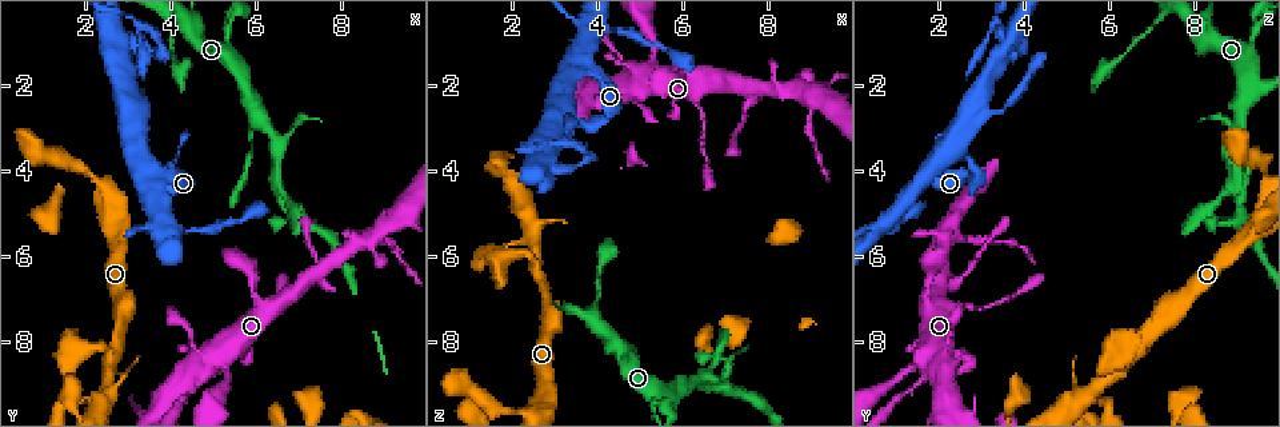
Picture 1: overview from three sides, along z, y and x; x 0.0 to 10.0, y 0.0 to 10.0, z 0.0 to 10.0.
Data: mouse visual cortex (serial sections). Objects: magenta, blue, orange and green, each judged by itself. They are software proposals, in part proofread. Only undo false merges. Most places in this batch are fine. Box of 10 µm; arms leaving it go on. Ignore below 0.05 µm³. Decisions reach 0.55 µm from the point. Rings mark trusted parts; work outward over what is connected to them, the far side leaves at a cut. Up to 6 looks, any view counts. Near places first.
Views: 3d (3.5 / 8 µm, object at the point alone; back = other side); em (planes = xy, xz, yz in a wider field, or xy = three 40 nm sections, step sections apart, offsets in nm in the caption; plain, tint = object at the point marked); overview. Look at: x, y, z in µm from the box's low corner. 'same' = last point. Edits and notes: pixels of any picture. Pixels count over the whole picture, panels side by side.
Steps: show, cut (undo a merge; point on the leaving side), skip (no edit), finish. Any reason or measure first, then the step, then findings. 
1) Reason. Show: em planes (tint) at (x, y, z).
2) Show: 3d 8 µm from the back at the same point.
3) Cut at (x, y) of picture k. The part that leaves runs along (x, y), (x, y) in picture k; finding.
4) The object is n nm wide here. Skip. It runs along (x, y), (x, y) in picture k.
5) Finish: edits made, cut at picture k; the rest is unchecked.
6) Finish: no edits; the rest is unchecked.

Arms part here. Show: 3d 3.5 µm at (6.55, 3.95, 9.00).

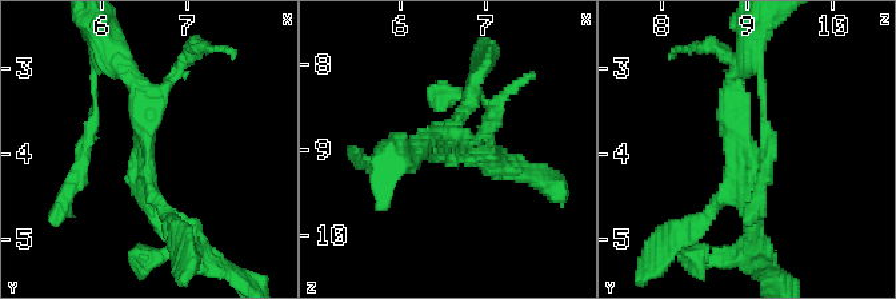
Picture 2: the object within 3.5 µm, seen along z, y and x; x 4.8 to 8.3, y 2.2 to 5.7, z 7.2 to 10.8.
Need the tissue. Show: em planes (tint) at (6.50, 4.00, 8.95).

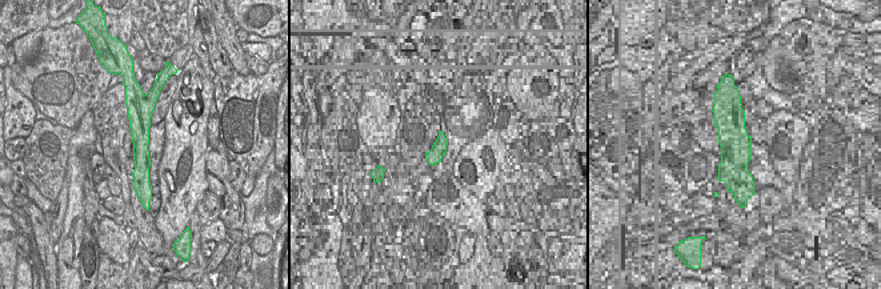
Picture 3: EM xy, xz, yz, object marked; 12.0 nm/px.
The arms are 150, 200, 250 nm wide. Skip. All the same cell.

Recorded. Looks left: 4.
Sharp bend. Show: 3d 3.5 µm at (3.75, 1.20, 3.65).

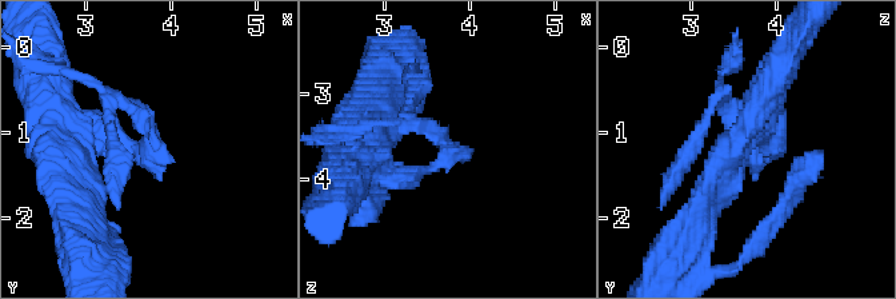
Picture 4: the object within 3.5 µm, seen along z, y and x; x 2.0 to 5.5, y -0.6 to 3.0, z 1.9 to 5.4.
The arms are 150, 300 nm wide. Show: em xy step 3 (tint) at (3.80, 1.20, 3.70).

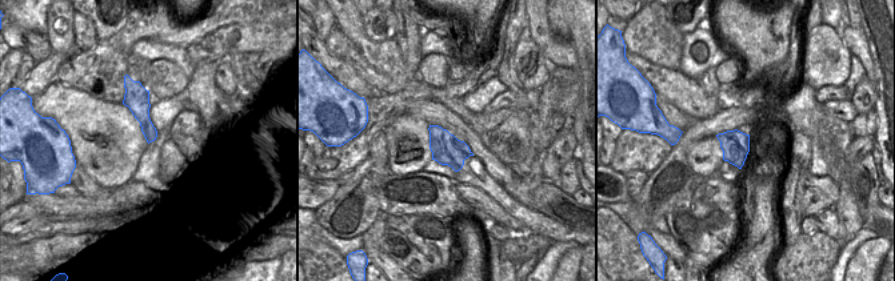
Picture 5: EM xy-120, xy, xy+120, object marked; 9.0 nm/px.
Skip. It runs along (379, 160), (408, 112) in picture 4; all the same cell.

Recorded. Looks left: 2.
Sudden change in width. Show: 3d 3.5 µm at (4.80, 8.40, 2.00).

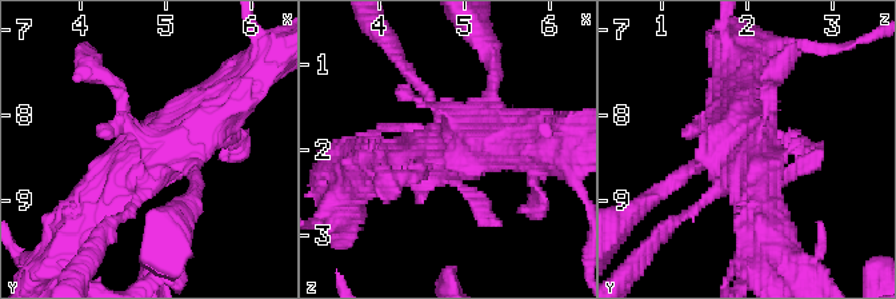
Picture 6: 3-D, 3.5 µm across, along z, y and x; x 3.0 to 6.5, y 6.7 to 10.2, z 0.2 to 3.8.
Shape alone is not enough. Show: em xy step 3 (tint) at (4.80, 8.45, 2.00).

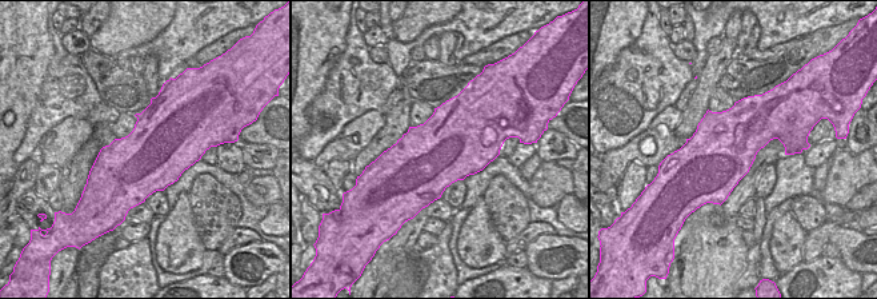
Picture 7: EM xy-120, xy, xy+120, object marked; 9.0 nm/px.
Skip. Continuous, no second cell.

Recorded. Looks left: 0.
Finish: no edits; the rest is unchecked.

